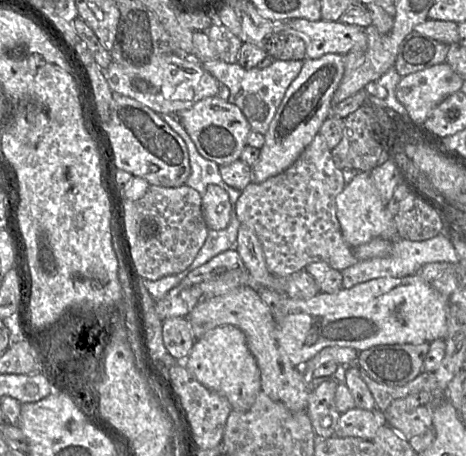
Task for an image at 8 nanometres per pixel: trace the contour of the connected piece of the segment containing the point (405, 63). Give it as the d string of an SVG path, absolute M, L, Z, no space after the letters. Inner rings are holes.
M417 32L401 42L394 69L401 77L445 63L449 46Z

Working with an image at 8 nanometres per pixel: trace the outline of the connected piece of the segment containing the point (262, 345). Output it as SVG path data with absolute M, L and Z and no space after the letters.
M240 287L226 295L203 299L197 303L187 319L195 340L222 325L230 324L238 327L245 334L247 346L259 367L261 392L291 411L307 410L311 392L310 381L303 369L292 364L279 348L276 340L276 320L269 307L260 298L257 288Z

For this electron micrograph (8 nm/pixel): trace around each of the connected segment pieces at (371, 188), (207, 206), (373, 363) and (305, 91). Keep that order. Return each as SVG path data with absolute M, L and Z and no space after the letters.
M359 172L336 196L335 202L336 216L343 238L351 248L365 244L376 237L384 239L397 237L394 216L387 211L386 204L382 201L369 172Z
M209 184L202 196L203 218L212 230L223 230L230 222L231 204L228 193L218 185Z
M429 342L422 344L381 344L359 352L356 364L361 372L365 372L376 382L388 386L403 386L423 372L424 359L429 349Z
M325 54L318 59L308 59L303 61L303 65L298 76L287 88L282 102L277 108L267 132L264 134L265 143L260 148L260 155L257 162L251 167L252 183L261 183L266 179L275 176L290 167L312 142L316 134L319 133L323 122L330 117L333 95L344 74L344 56L339 54Z

